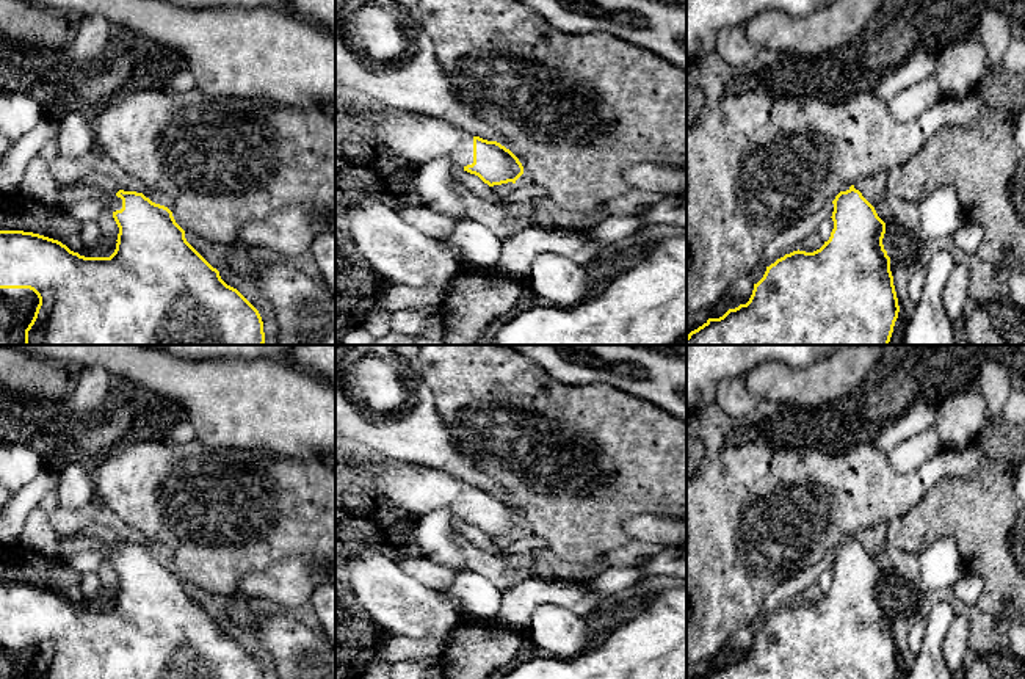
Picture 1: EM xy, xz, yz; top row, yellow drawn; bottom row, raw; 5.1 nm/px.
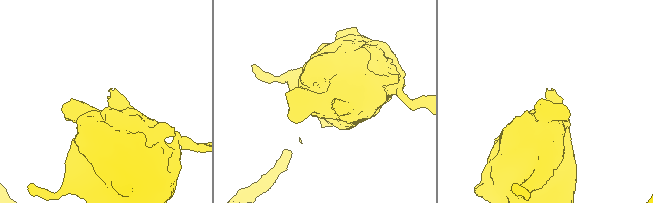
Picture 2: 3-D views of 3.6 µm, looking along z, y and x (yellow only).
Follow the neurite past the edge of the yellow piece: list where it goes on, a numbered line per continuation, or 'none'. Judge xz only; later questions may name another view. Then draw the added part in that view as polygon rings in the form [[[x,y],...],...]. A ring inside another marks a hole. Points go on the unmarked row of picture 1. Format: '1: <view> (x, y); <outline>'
1: xz (420, 490); [[[370,464],[365,466],[365,483],[414,519],[444,508],[461,519],[473,514],[475,486],[431,466]]]

